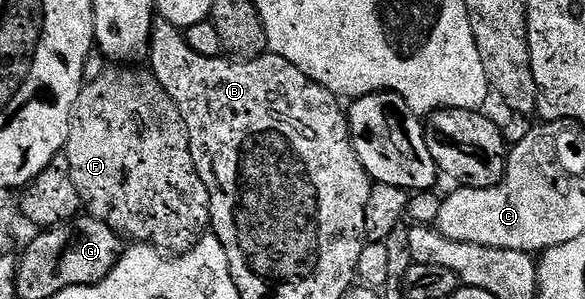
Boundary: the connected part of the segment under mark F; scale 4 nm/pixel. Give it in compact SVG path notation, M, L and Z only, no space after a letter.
M115 65L97 81L86 84L75 102L65 154L82 210L109 225L120 237L131 238L136 244L154 247L174 257L192 251L208 230L209 189L205 189L205 181L201 181L193 165L187 126L177 105L161 89L150 70Z

